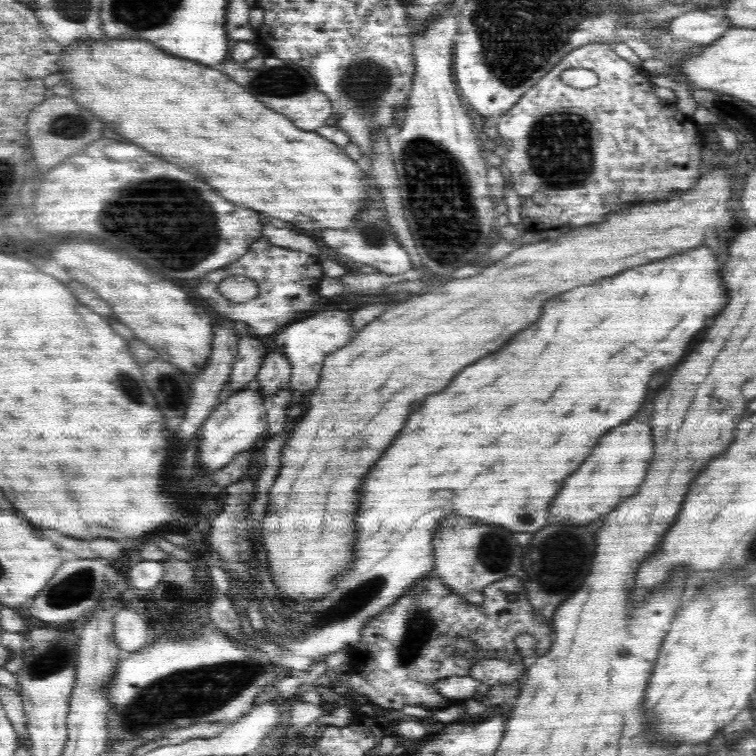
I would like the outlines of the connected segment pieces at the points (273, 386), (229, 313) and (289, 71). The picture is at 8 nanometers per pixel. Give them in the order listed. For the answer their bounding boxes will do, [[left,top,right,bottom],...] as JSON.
[[252,350,292,404],[198,240,322,336],[220,54,333,131]]

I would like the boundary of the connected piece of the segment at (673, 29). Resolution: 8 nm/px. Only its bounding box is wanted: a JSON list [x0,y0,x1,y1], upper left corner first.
[663,10,732,45]

